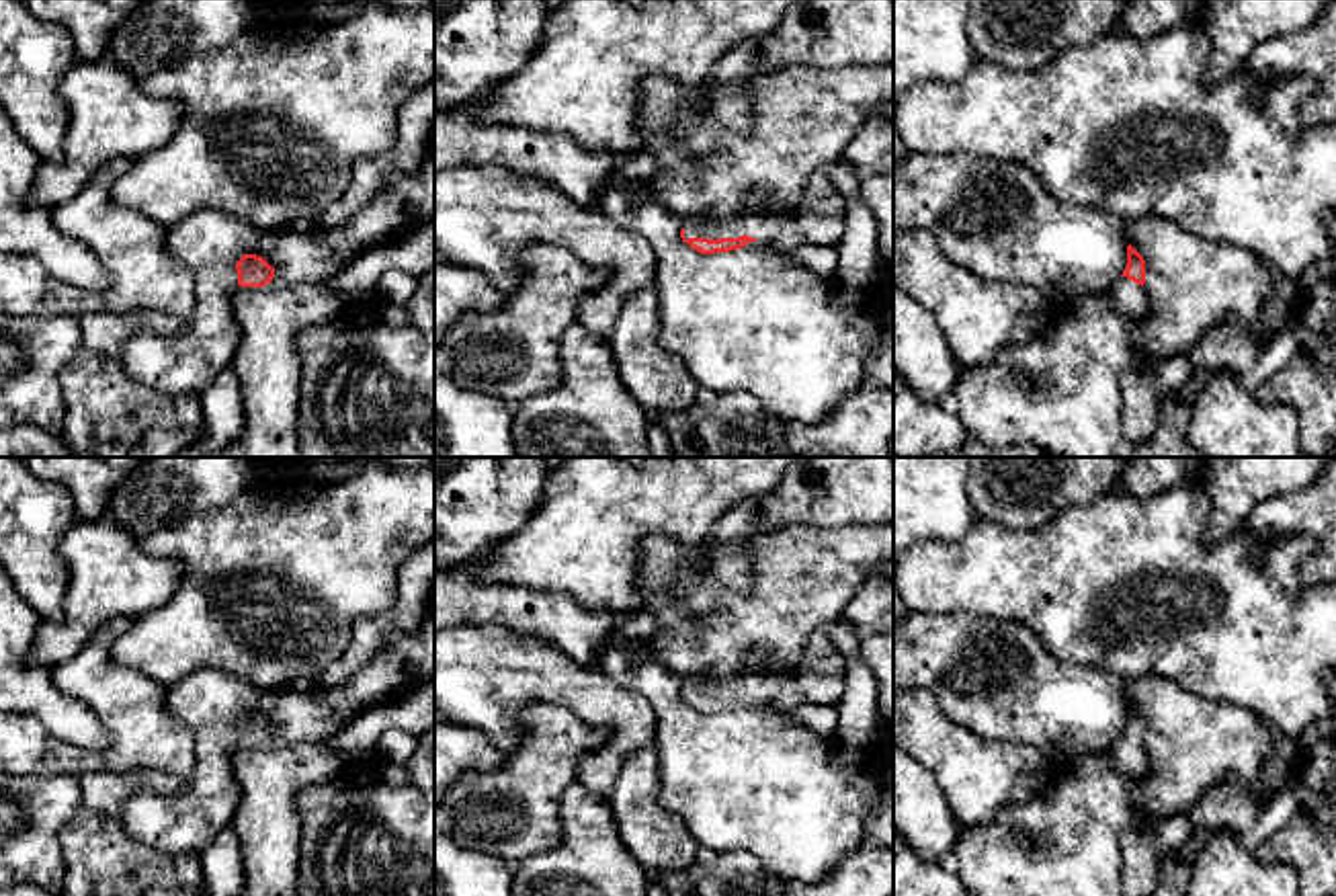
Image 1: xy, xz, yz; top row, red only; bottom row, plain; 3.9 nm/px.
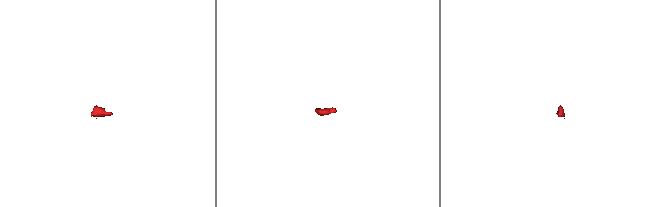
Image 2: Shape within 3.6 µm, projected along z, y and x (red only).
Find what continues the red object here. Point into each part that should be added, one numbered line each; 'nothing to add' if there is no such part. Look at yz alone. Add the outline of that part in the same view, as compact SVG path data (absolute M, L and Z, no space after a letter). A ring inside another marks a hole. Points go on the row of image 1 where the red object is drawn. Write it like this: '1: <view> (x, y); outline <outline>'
1: yz (1128, 298); outline M1127 277L1117 279L1104 293L1115 312L1129 322L1139 322L1147 316L1145 289Z

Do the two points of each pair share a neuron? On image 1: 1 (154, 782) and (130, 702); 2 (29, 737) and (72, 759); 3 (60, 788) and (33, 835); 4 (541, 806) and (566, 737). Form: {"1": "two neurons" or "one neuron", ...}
{"1": "two neurons", "2": "one neuron", "3": "one neuron", "4": "one neuron"}

